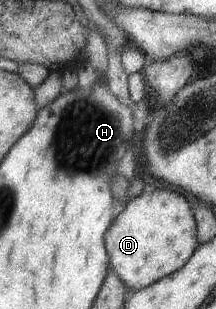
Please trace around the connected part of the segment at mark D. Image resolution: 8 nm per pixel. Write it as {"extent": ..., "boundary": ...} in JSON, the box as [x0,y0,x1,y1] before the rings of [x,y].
{"extent":[105,189,198,291],"boundary":[[[155,189],[149,193],[130,199],[127,207],[115,217],[112,225],[105,233],[105,246],[109,257],[110,269],[117,273],[117,277],[129,287],[129,290],[138,291],[179,271],[190,261],[198,247],[197,221],[189,202],[181,193],[169,189]]]}

